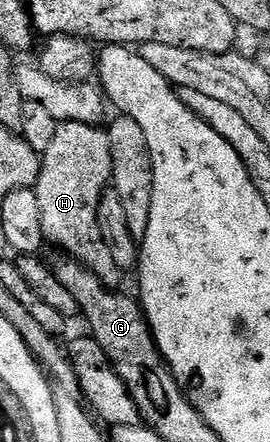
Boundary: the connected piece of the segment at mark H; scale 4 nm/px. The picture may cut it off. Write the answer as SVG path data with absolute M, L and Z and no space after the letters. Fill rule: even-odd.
M63 122L60 123L55 132L55 136L51 140L51 144L47 144L47 148L41 154L41 171L37 177L36 192L37 200L39 202L39 220L43 224L43 232L46 239L50 243L61 249L68 257L74 258L76 262L82 262L88 270L93 272L99 278L101 283L110 288L120 287L121 278L123 278L123 271L115 264L115 259L111 256L111 251L108 250L107 244L103 244L103 232L99 228L99 200L103 191L110 189L113 180L113 145L109 142L109 135L101 126L88 126L87 124L79 124L78 122Z

